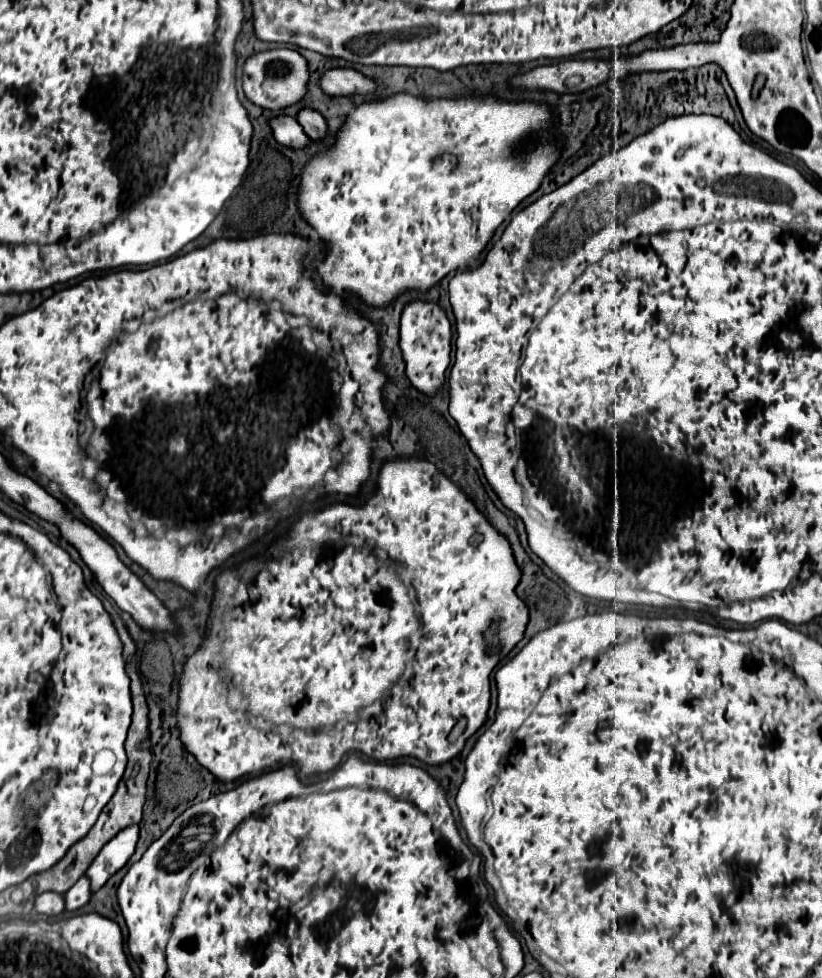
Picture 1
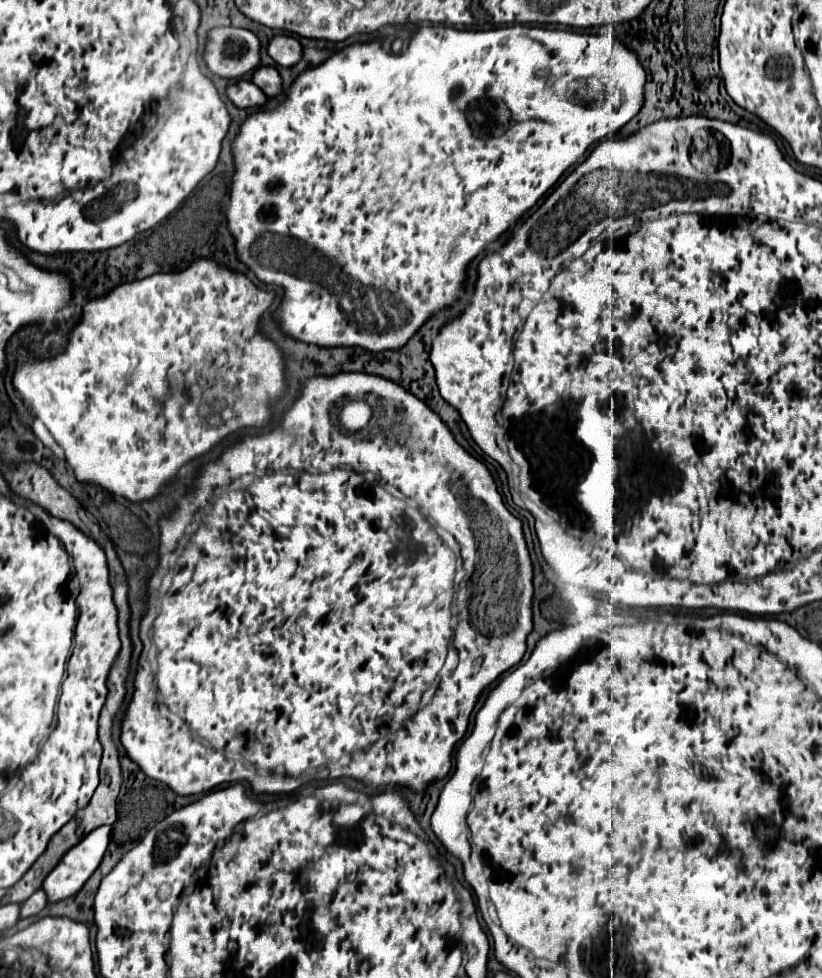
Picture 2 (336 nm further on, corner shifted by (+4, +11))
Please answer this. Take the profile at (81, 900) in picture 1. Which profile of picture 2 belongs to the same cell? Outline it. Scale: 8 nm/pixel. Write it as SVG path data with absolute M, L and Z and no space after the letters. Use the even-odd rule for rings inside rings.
M39 889L39 891L35 891L35 893L21 905L21 917L37 915L45 905L47 905L47 895L45 895L43 889Z

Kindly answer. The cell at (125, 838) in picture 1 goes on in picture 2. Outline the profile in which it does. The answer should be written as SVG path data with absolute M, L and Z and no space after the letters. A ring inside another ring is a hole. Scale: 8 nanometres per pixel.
M99 827L91 831L79 845L69 849L59 865L43 881L43 889L51 903L75 895L85 881L99 867L107 845L111 841L111 827Z

